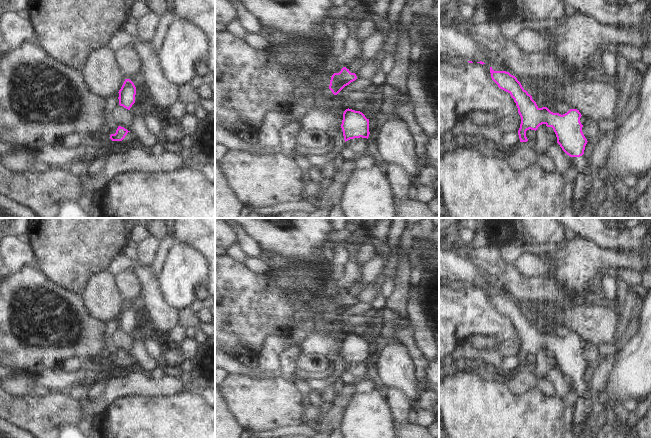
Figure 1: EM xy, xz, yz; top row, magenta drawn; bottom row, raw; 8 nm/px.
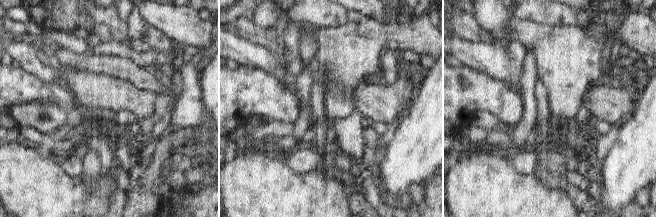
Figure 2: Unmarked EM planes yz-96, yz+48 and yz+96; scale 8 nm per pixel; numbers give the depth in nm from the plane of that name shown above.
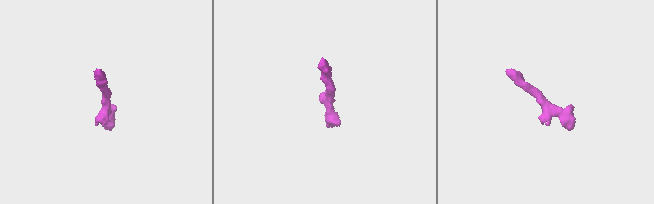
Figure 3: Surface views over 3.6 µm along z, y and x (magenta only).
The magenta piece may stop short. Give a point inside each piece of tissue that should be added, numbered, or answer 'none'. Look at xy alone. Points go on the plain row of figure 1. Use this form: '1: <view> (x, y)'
none

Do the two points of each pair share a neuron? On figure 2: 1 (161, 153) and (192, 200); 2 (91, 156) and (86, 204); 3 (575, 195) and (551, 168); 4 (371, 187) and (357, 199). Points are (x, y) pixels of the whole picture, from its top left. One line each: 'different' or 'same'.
1: different
2: different
3: same
4: different

